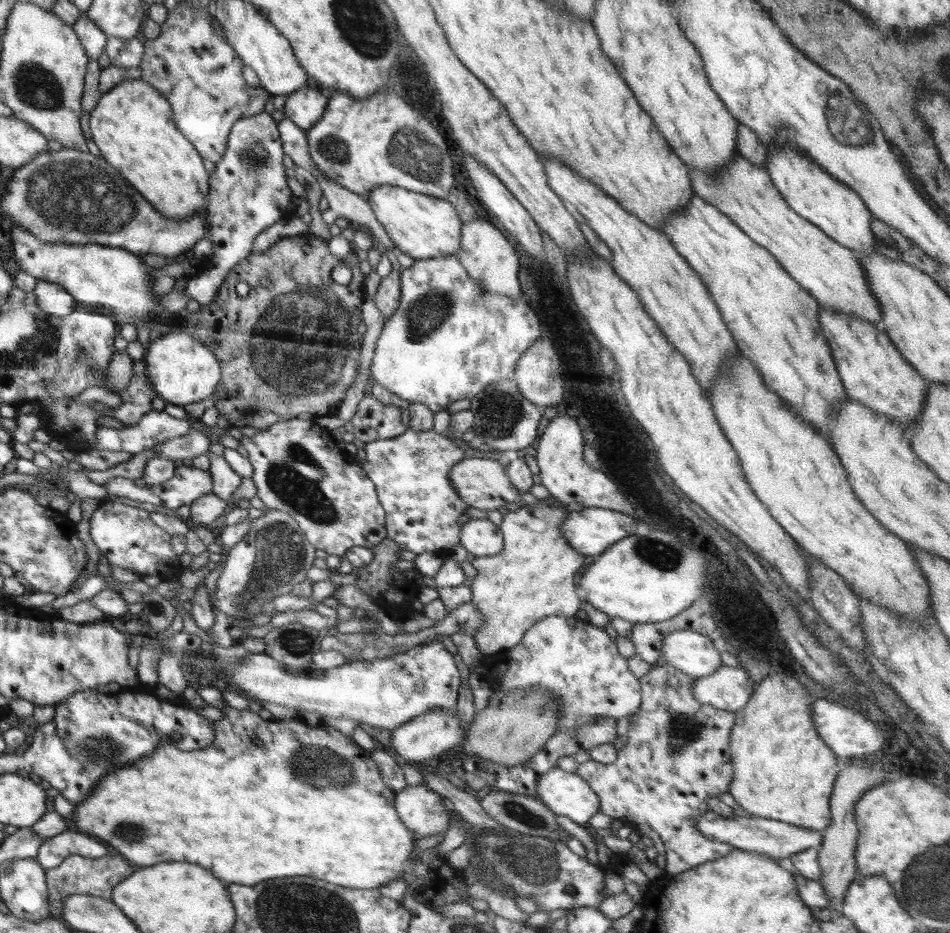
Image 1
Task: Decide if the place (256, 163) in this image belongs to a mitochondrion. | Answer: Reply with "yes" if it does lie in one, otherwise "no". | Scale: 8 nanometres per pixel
yes

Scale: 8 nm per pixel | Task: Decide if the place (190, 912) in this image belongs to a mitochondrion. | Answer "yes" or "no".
no

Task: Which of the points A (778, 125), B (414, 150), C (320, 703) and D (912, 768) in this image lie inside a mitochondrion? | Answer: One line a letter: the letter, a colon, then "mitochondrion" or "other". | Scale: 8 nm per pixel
A: mitochondrion
B: mitochondrion
C: other
D: other

